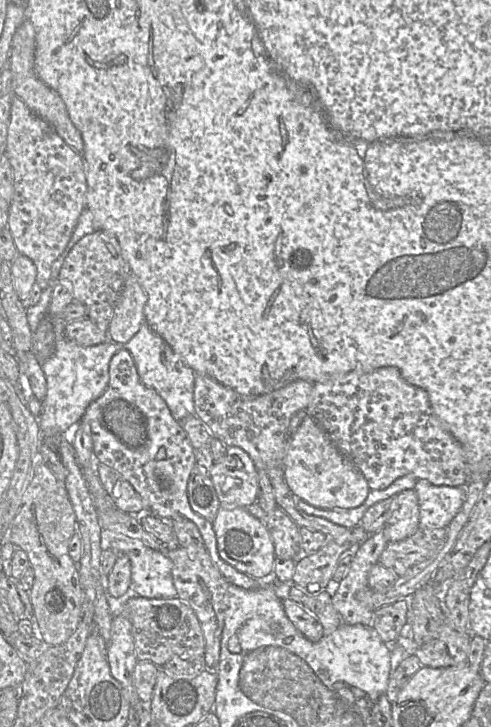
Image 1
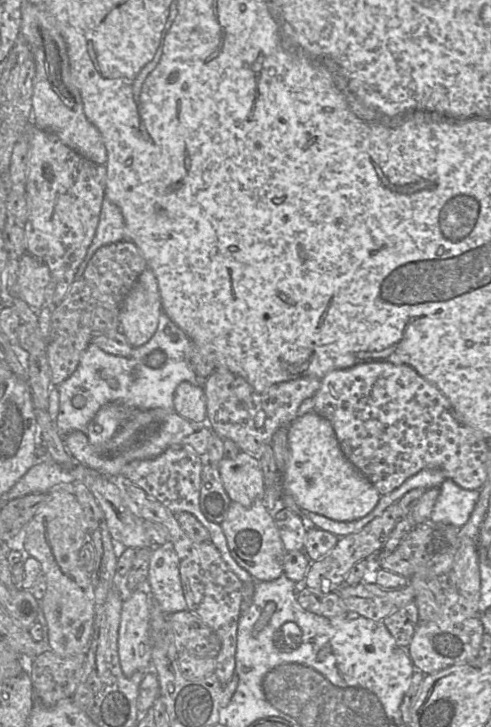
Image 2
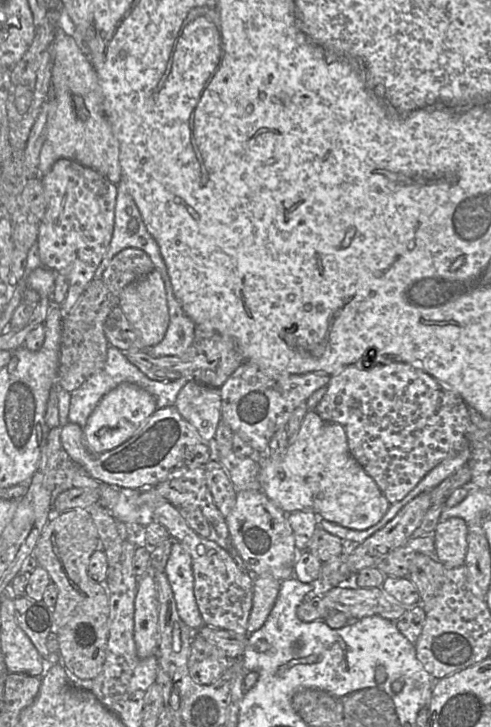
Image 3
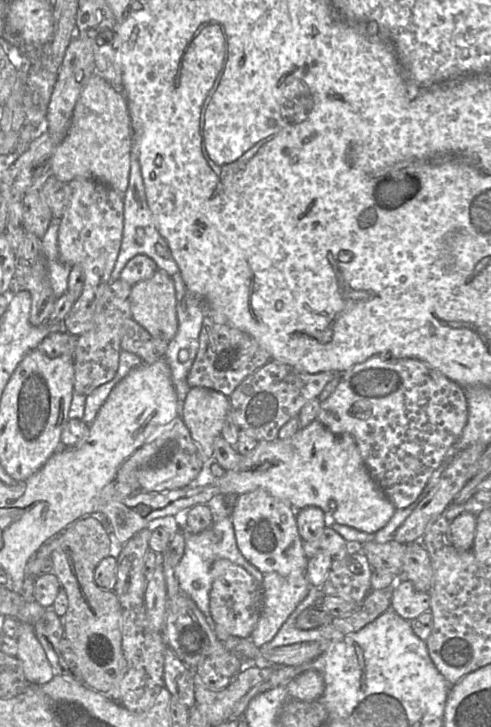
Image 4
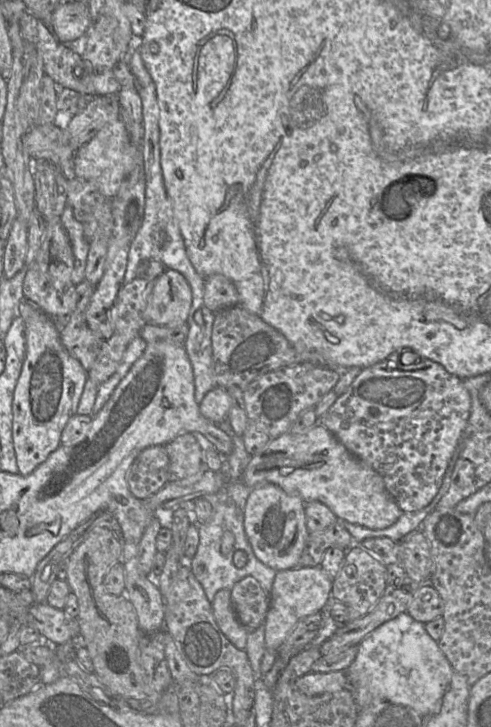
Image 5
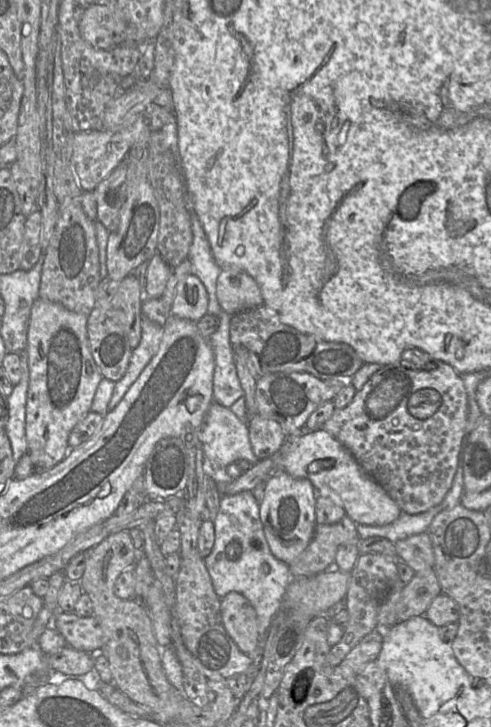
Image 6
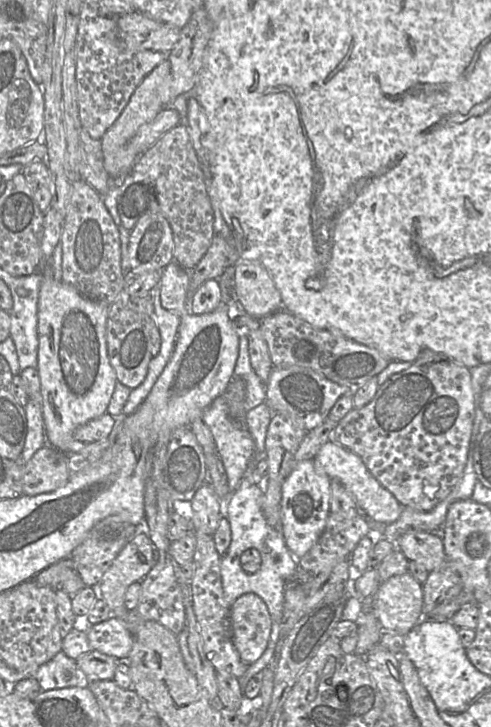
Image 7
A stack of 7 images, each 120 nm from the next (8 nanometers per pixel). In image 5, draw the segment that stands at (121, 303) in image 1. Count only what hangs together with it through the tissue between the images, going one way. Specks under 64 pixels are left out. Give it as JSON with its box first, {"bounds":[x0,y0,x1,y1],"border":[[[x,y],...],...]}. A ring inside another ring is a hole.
{"bounds":[145,269,192,327],"border":[[[165,269],[154,280],[145,318],[149,324],[176,327],[185,324],[192,304],[192,291],[186,278],[176,270]]]}

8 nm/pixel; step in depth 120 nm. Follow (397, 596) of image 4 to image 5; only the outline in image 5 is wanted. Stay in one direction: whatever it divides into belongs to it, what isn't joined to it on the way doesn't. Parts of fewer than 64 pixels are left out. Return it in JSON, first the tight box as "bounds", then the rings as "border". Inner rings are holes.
{"bounds":[407,583,443,624],"border":[[[423,583],[416,591],[407,612],[423,624],[442,617],[443,601],[437,590],[429,583]]]}

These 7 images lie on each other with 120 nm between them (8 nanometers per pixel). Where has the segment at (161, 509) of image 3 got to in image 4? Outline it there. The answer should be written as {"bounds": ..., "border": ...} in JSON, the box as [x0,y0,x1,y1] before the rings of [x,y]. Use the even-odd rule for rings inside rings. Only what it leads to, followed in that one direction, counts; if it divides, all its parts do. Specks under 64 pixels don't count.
{"bounds":[209,559,263,638],"border":[[[227,559],[216,560],[211,567],[212,586],[209,594],[209,608],[212,619],[231,636],[251,638],[262,611],[263,593],[258,582],[243,567]]]}

